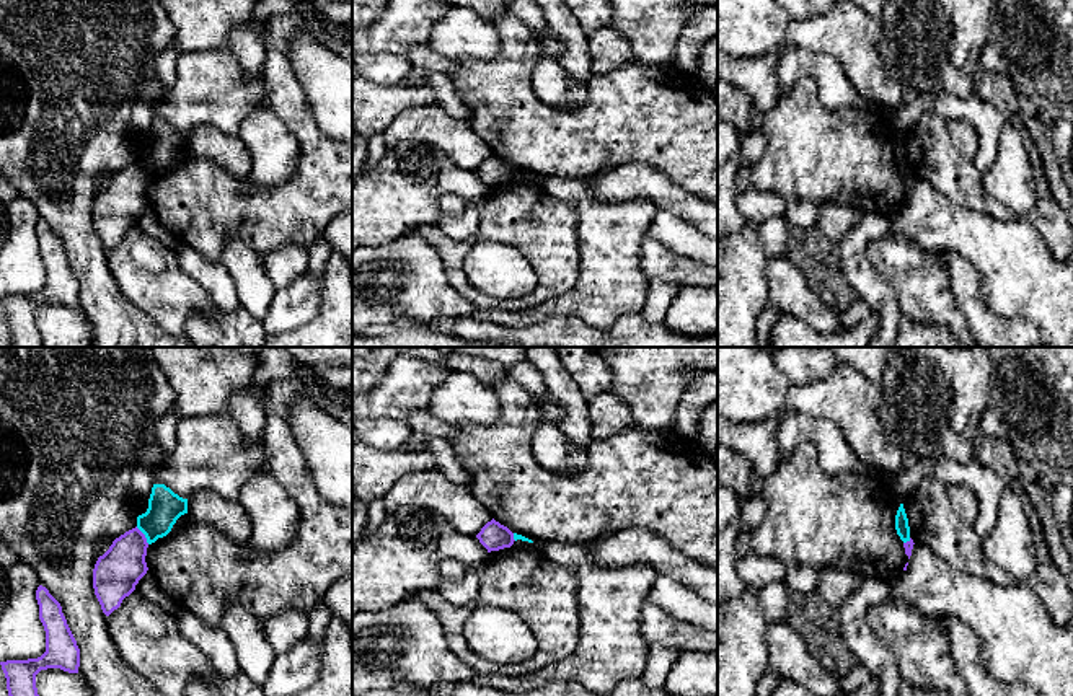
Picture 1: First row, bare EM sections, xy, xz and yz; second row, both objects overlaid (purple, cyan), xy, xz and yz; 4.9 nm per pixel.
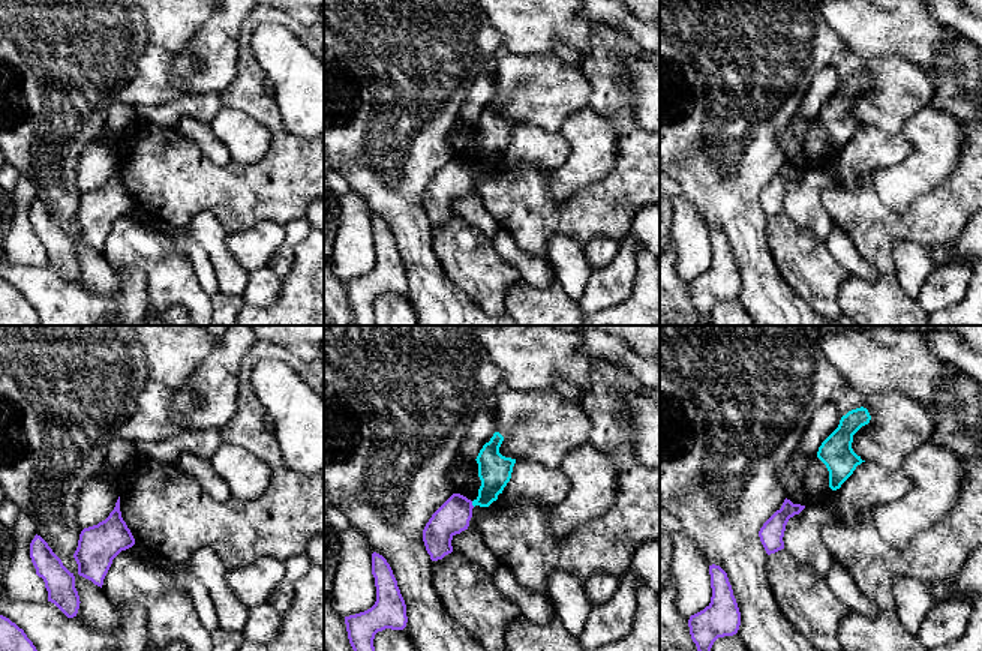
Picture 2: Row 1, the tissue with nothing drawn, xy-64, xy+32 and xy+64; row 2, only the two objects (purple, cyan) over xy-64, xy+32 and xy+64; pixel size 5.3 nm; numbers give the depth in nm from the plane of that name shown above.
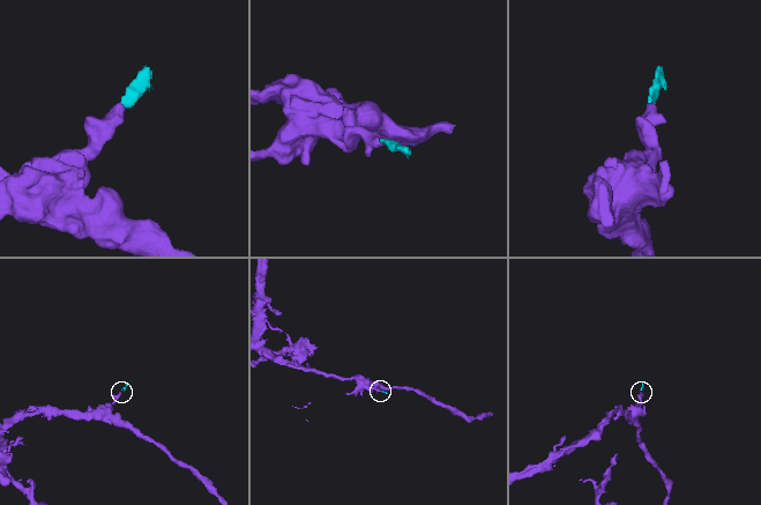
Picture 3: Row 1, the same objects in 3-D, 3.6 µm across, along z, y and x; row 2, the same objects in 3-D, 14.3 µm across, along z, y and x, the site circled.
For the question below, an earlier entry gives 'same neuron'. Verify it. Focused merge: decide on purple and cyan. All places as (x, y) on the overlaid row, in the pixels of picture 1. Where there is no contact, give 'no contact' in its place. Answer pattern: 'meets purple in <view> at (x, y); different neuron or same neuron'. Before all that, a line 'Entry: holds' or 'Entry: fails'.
Entry: fails
meets purple in xy at (144, 535); different neuron

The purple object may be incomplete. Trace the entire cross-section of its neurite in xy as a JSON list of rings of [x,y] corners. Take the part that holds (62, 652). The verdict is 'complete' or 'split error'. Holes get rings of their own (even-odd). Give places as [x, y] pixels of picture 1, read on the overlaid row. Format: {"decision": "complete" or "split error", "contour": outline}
{"decision": "complete", "contour": [[[42,585],[36,590],[39,619],[46,631],[46,652],[38,659],[0,662],[7,678],[8,696],[39,696],[36,675],[60,668],[78,673],[80,649],[62,613],[60,603]]]}

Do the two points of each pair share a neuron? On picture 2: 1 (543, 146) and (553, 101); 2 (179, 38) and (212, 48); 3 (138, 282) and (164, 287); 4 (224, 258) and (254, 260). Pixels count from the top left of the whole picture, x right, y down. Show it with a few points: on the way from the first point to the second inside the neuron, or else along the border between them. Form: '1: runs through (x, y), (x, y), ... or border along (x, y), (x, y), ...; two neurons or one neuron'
1: border along (516, 123), (532, 123), (558, 132); two neurons
2: border along (212, 15), (179, 51), (155, 45); two neurons
3: border along (117, 272), (140, 270), (146, 278), (150, 305); two neurons
4: border along (227, 234), (228, 251), (248, 273); two neurons

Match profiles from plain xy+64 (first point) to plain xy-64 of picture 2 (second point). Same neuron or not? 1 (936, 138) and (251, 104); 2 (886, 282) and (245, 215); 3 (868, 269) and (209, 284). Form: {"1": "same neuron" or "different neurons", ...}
{"1": "different neurons", "2": "same neuron", "3": "same neuron"}

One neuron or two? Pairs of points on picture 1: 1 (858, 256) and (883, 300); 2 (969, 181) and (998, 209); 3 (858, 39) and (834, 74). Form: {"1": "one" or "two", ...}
{"1": "one", "2": "one", "3": "two"}

